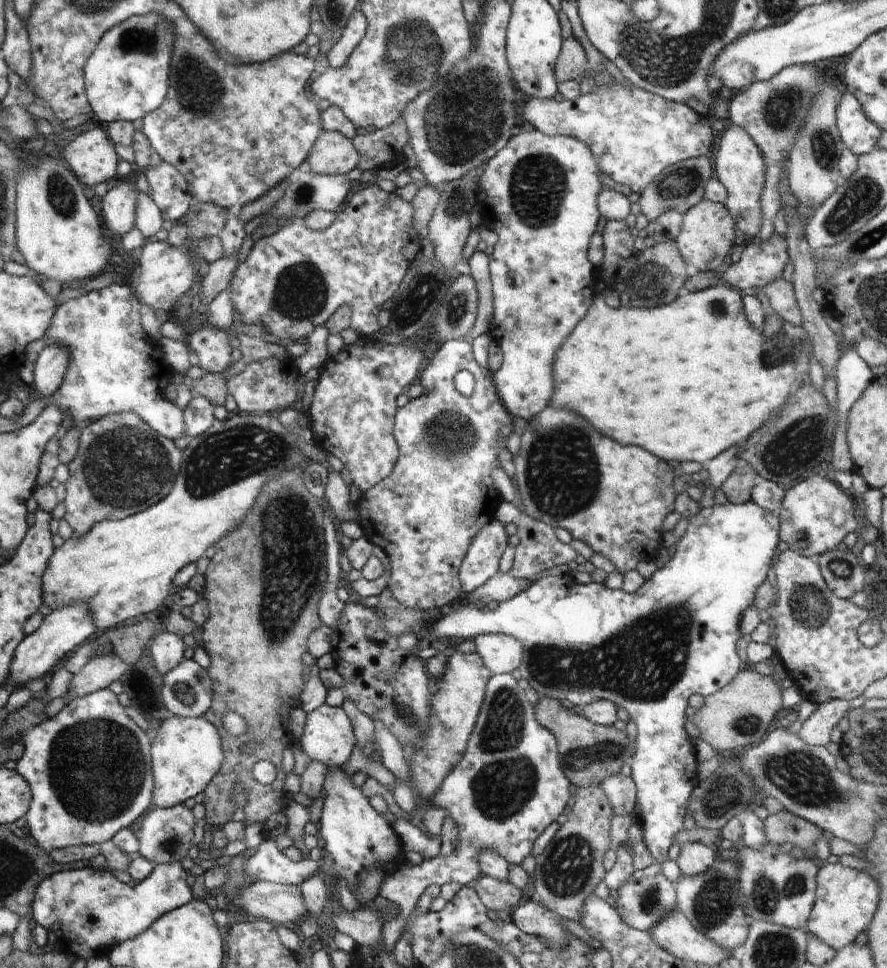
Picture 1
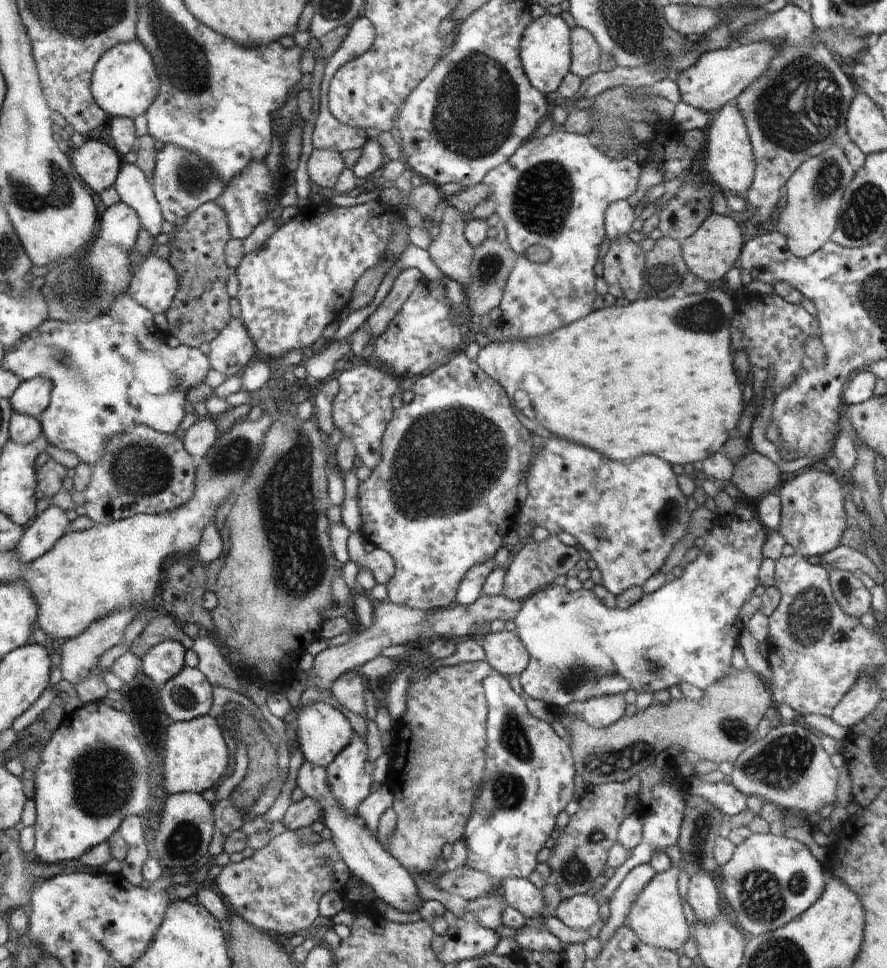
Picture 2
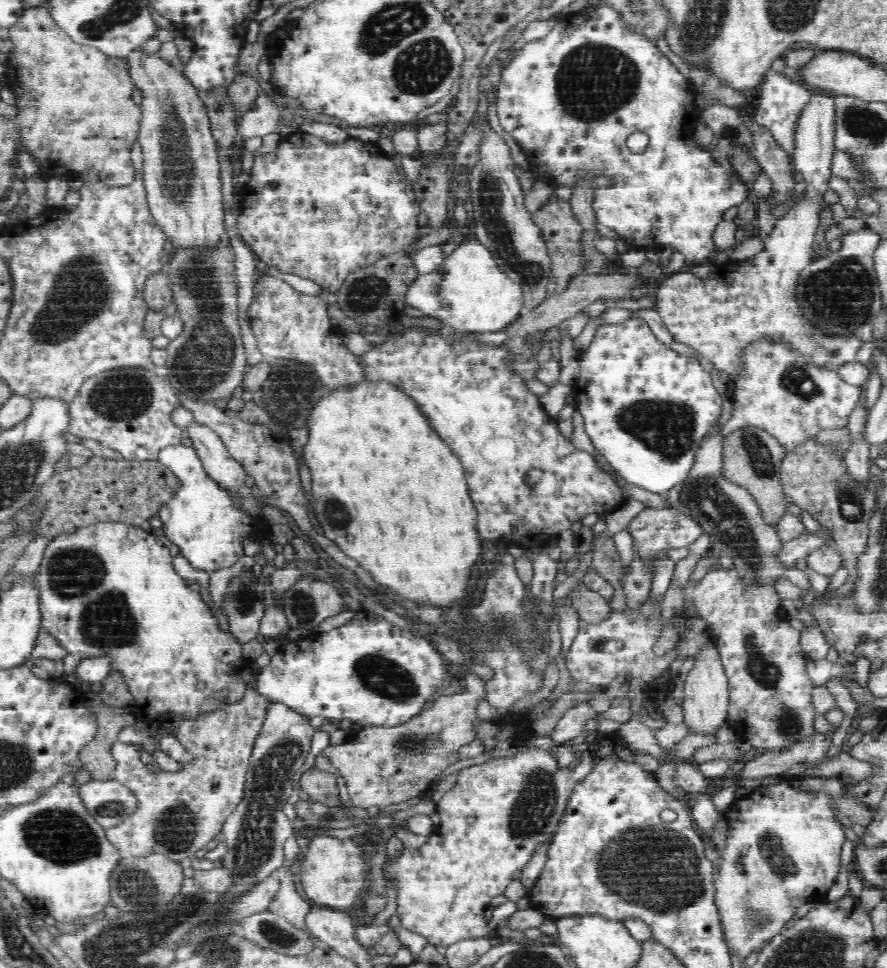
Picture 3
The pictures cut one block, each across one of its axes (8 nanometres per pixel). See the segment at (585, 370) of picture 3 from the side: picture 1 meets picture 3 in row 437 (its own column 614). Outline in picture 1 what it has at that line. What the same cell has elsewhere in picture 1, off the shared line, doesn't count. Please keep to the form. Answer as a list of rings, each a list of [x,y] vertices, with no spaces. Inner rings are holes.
[[[752,500],[743,504],[713,505],[710,507],[702,507],[701,510],[690,518],[690,524],[686,534],[677,542],[675,556],[672,556],[664,568],[660,568],[652,574],[652,578],[645,580],[644,585],[636,593],[626,593],[624,590],[610,590],[605,584],[582,584],[578,582],[578,578],[571,576],[571,573],[564,577],[548,576],[543,574],[541,577],[535,578],[531,586],[520,592],[517,596],[503,601],[502,603],[492,604],[484,608],[478,608],[476,605],[470,605],[466,600],[460,600],[455,603],[454,607],[448,608],[446,612],[441,613],[436,622],[430,626],[430,634],[432,638],[463,638],[469,640],[478,635],[488,635],[491,633],[505,633],[506,635],[516,638],[524,648],[523,662],[518,668],[518,672],[522,675],[523,682],[530,688],[536,690],[539,696],[551,697],[552,699],[563,701],[568,700],[578,706],[589,705],[595,701],[606,700],[612,702],[616,707],[624,709],[630,721],[634,722],[638,731],[637,744],[635,754],[633,756],[630,768],[632,769],[631,778],[637,783],[638,788],[638,804],[642,808],[642,820],[644,825],[644,840],[647,850],[652,857],[660,862],[666,859],[666,852],[672,846],[672,836],[682,828],[682,820],[686,814],[686,804],[689,804],[688,796],[692,792],[692,784],[696,778],[696,754],[694,754],[694,746],[692,738],[688,738],[686,730],[684,730],[684,708],[686,698],[692,698],[694,695],[702,695],[704,698],[707,695],[717,693],[718,690],[725,688],[730,682],[733,682],[740,673],[740,658],[736,654],[736,642],[740,638],[740,616],[743,616],[742,610],[748,609],[754,600],[754,592],[758,590],[758,586],[764,582],[768,572],[770,572],[770,564],[774,558],[774,550],[778,546],[781,538],[778,538],[778,518],[774,516],[774,512],[769,512],[760,506],[757,506]]]

